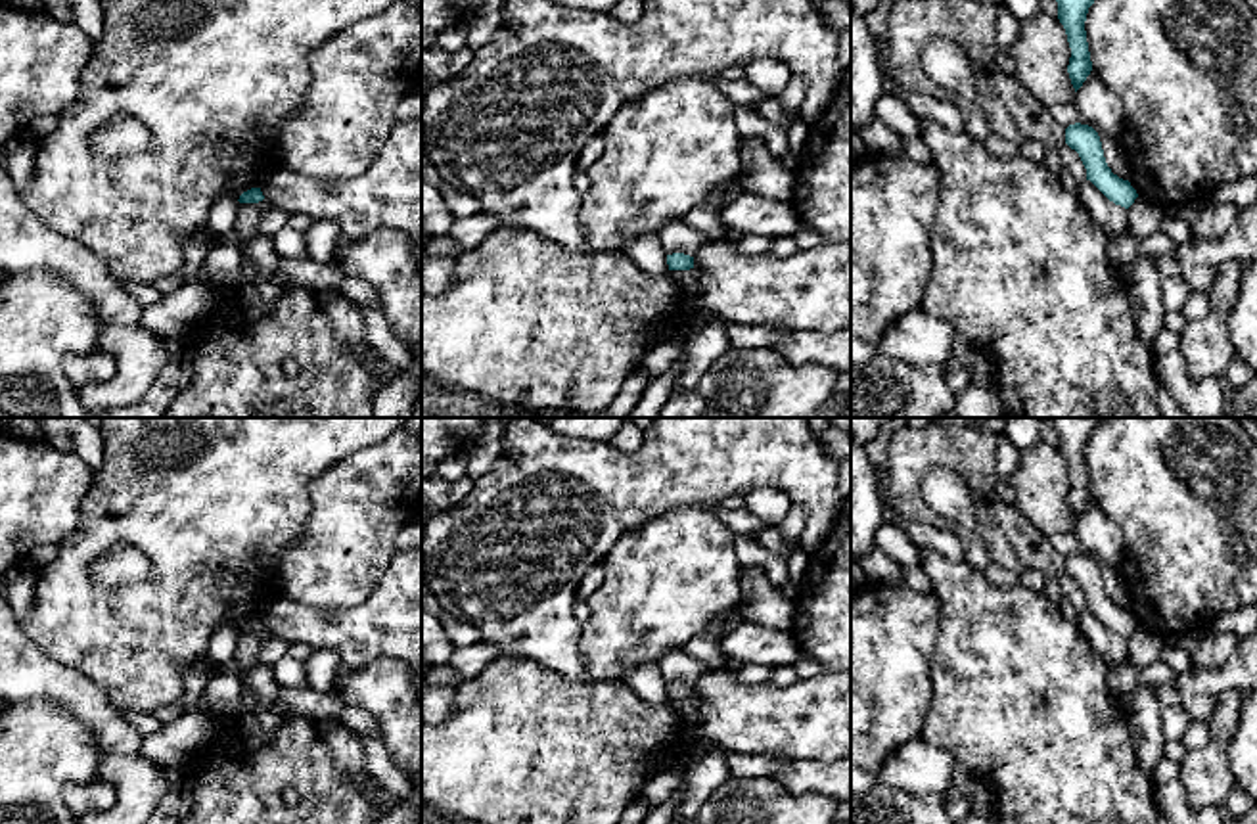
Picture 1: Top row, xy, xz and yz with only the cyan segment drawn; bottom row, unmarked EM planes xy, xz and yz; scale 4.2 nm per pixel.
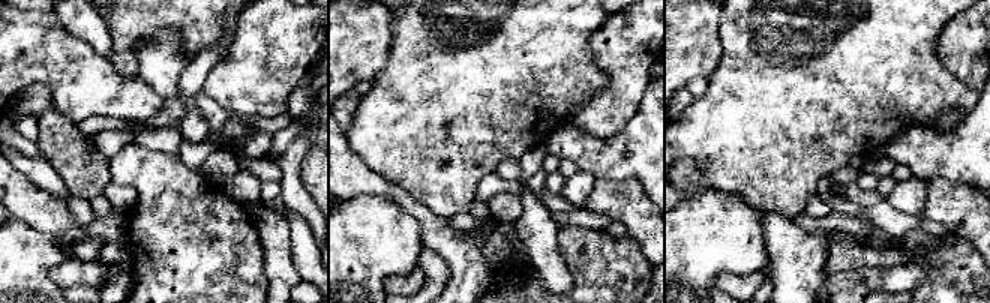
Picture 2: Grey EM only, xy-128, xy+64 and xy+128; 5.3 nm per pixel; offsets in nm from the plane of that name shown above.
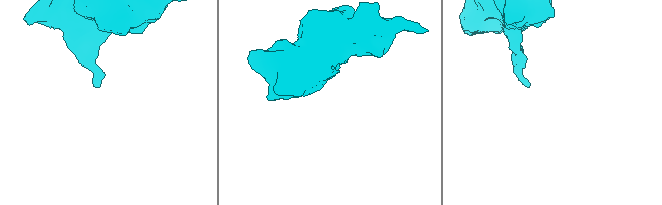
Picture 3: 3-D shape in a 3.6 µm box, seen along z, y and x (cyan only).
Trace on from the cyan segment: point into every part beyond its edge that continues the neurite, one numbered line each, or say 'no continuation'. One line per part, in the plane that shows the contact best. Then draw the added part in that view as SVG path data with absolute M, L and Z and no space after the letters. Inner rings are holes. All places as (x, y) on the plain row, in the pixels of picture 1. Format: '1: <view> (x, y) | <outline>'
no continuation

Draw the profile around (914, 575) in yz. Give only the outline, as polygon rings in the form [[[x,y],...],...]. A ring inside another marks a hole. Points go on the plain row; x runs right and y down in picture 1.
[[[920,565],[903,567],[904,569],[904,583],[918,592],[933,592],[933,584],[927,573]]]

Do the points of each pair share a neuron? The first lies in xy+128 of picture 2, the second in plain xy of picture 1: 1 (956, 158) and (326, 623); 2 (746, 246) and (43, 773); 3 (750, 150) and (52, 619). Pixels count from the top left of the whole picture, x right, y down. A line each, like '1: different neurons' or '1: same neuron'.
1: same neuron
2: same neuron
3: same neuron

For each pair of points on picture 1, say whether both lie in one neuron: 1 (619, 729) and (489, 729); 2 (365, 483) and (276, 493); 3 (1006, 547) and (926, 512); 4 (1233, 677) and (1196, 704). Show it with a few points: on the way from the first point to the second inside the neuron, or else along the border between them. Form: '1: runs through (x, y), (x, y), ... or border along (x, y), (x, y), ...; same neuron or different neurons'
1: runs through (587, 729), (522, 729); same neuron
2: border along (342, 458), (311, 483), (311, 514), (301, 533); different neurons
3: border along (936, 510), (964, 531), (972, 531), (993, 562); different neurons
4: runs through (1223, 679), (1206, 694); same neuron

